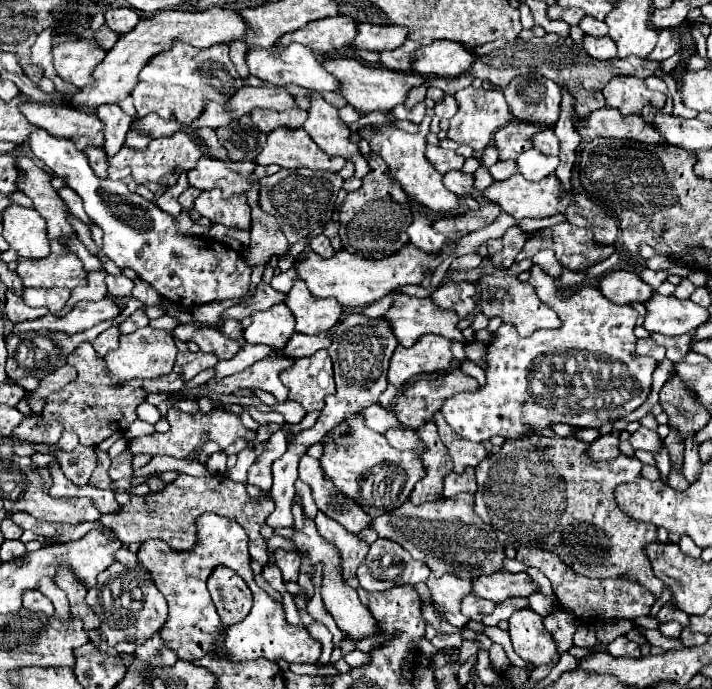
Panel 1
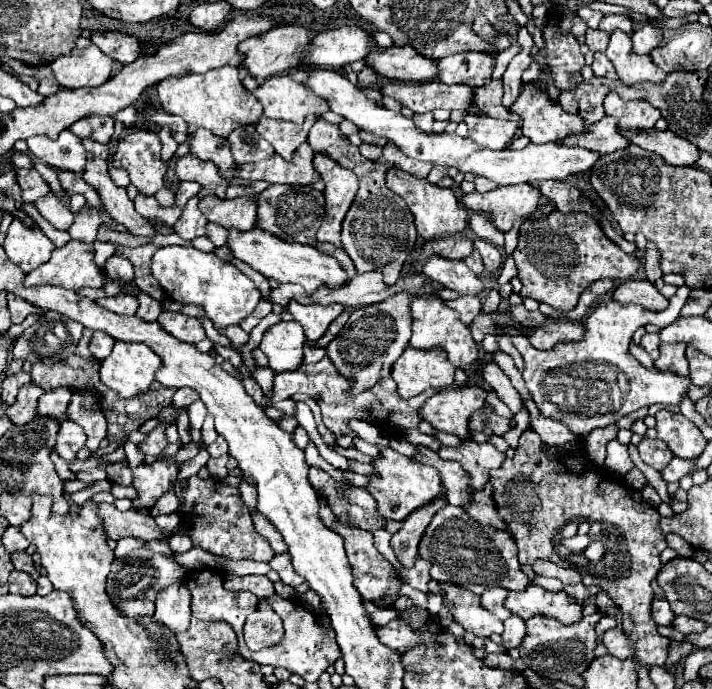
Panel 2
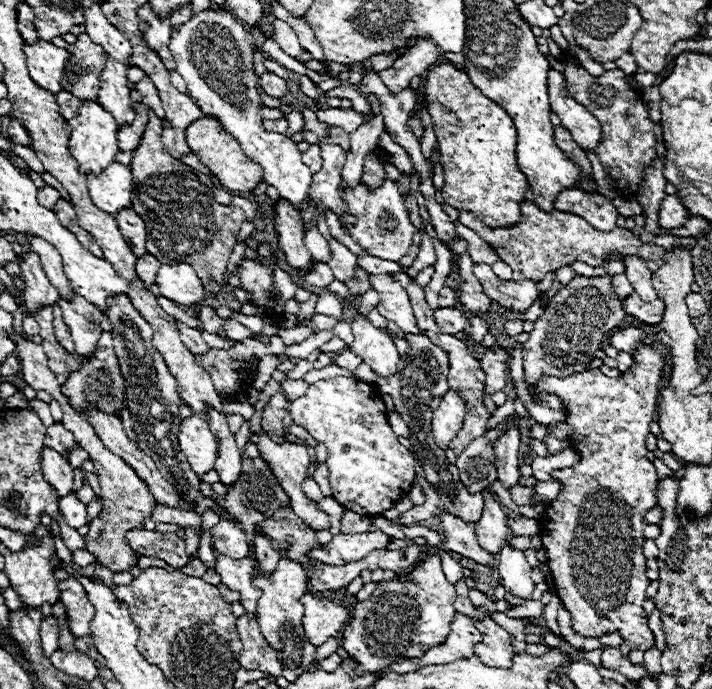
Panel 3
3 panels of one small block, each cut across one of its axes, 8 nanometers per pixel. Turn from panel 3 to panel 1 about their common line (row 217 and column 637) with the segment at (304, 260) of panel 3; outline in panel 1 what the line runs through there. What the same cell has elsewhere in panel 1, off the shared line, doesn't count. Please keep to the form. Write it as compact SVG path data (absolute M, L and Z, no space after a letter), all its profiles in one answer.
M612 270L598 282L600 292L614 304L630 304L630 302L646 302L654 292L646 282L640 280L638 274L626 270Z

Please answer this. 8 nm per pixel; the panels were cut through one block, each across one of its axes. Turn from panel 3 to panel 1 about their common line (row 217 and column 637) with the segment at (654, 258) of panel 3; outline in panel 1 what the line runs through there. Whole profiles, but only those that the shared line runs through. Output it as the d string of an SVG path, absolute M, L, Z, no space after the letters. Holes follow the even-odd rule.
M534 434L534 438L506 440L498 454L484 458L474 468L478 482L476 514L494 528L494 534L498 536L502 546L512 546L516 550L522 546L538 546L542 550L558 554L570 568L578 570L580 574L586 574L590 578L634 578L636 582L642 582L646 588L650 588L656 598L660 598L664 586L652 574L652 566L644 554L644 546L656 540L656 526L632 520L614 502L614 488L622 482L632 482L634 478L638 478L642 462L636 456L626 454L598 462L584 454L586 446L588 444L578 442L574 436L546 438ZM598 532L606 536L606 546L602 546Z

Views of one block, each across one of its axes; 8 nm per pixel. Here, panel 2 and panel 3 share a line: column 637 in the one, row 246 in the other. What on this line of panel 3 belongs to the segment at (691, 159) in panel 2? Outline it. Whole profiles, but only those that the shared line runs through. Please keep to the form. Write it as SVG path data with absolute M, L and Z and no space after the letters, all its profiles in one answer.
M124 208L116 214L116 222L124 234L124 238L130 242L130 248L134 254L146 254L146 226L144 220L132 210Z

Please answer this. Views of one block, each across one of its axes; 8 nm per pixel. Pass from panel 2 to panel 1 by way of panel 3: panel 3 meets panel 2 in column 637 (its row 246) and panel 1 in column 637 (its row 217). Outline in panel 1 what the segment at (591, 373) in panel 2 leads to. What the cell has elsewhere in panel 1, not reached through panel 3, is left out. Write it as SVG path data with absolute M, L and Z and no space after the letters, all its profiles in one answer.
M536 264L530 268L528 282L534 286L538 298L552 306L552 310L562 320L562 326L556 330L538 330L532 336L522 338L516 332L516 326L504 322L494 332L494 340L486 346L484 354L486 384L476 392L458 392L450 396L440 410L452 430L466 440L484 442L492 436L524 438L544 428L552 428L558 422L570 424L574 428L600 428L606 422L628 416L646 400L650 392L652 372L658 362L654 362L654 358L636 354L636 310L632 306L618 306L610 302L594 286L582 286L574 290L560 288L558 278L546 274Z

